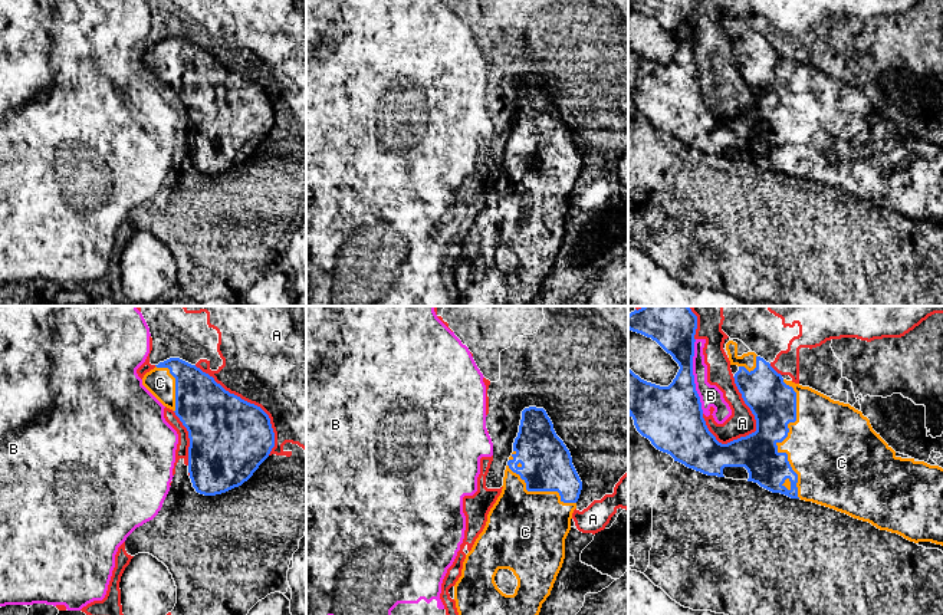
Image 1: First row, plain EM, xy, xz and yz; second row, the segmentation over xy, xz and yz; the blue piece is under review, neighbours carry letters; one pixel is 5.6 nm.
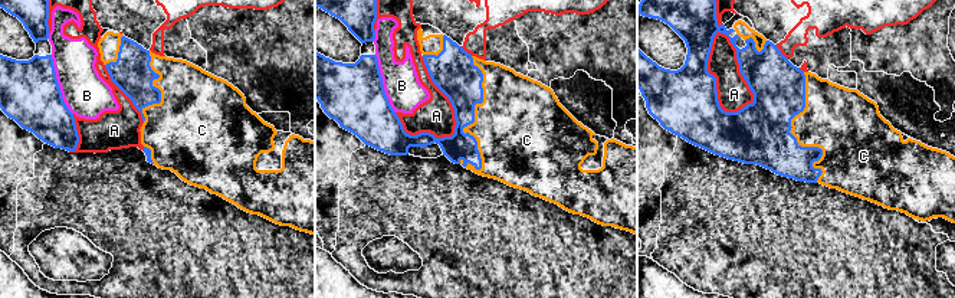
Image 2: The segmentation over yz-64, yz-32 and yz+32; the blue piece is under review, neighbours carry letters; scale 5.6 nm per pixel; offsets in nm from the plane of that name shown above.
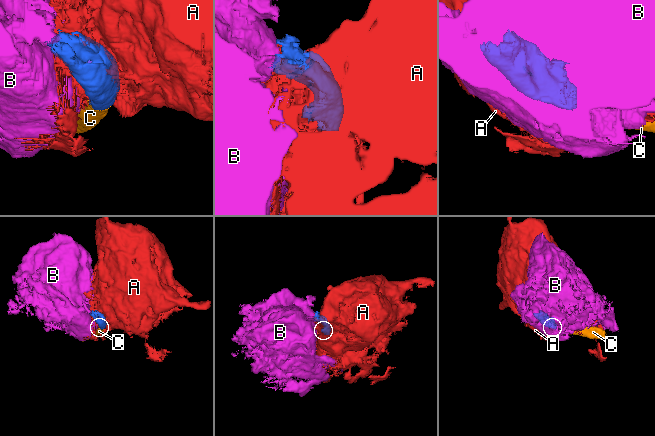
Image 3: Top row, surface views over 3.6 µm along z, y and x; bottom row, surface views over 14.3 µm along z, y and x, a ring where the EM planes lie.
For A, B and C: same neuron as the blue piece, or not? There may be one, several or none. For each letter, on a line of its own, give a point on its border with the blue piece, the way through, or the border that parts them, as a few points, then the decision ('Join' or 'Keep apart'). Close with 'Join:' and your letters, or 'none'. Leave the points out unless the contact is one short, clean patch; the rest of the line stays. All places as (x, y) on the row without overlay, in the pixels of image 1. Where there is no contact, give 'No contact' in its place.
A: Touches blue at yz (755, 96). Keep apart
B: Touches blue at yz (693, 55). Keep apart
C: Touches blue at yz (782, 118). Join
Join: C

